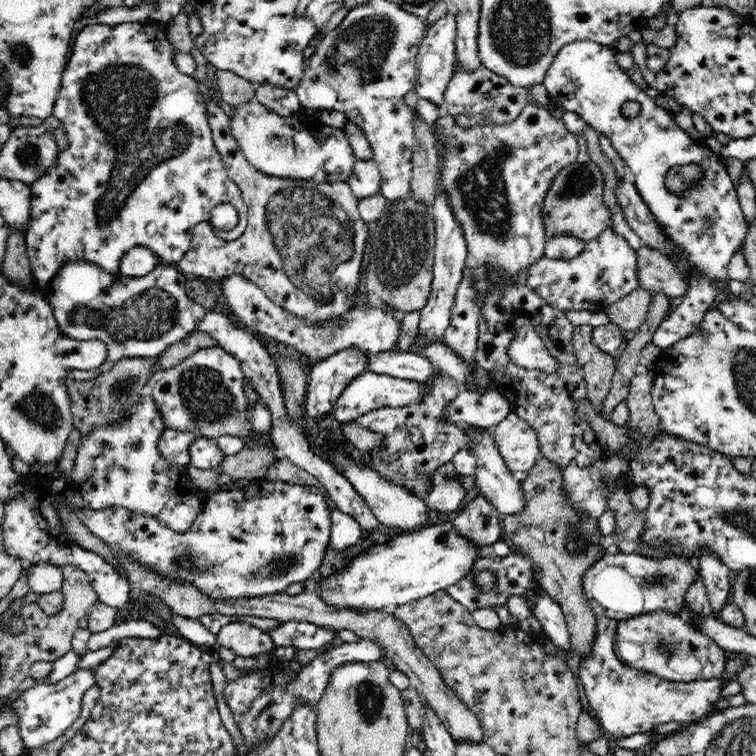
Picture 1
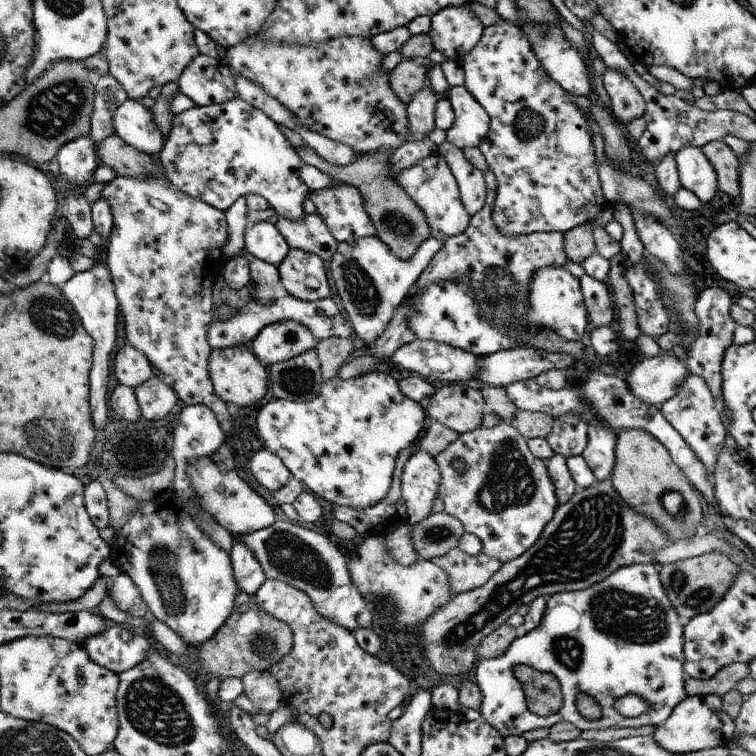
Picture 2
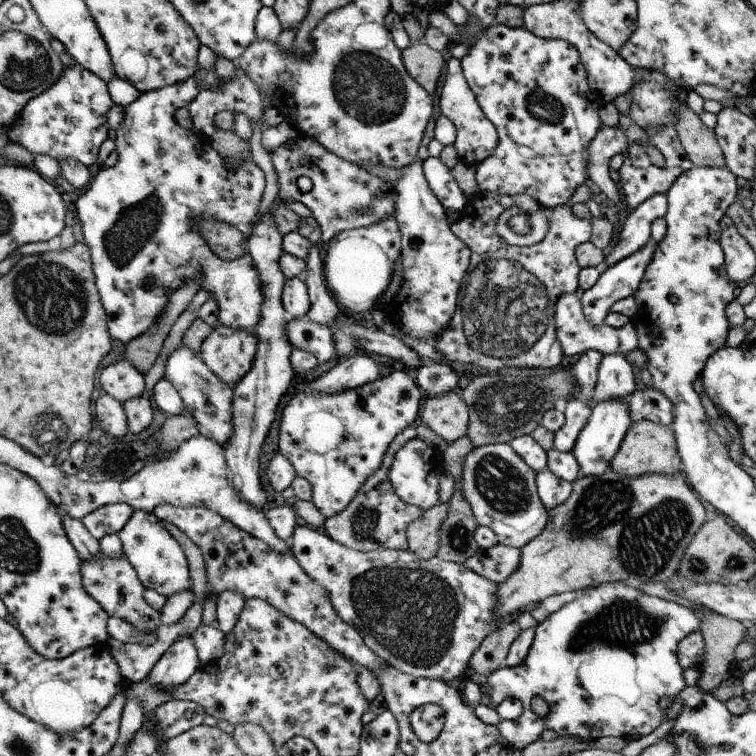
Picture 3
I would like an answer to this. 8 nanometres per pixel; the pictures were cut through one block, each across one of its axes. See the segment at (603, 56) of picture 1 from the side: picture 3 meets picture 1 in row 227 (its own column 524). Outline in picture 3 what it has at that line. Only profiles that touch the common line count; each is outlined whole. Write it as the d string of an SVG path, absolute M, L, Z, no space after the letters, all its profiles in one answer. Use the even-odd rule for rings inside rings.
M605 582L596 588L587 588L586 592L572 600L570 603L564 604L558 611L550 613L542 623L538 623L535 628L535 636L533 638L532 646L528 651L528 656L522 664L514 666L514 668L500 667L494 674L490 674L487 678L488 689L492 706L494 709L506 698L520 700L522 702L523 712L517 719L501 719L497 725L500 734L511 744L512 748L522 750L530 743L536 742L540 739L542 732L545 730L552 730L560 737L563 735L574 737L583 741L596 740L604 736L618 736L619 738L638 738L654 732L658 726L664 721L666 710L660 708L660 698L666 696L670 700L674 700L687 684L684 682L684 669L678 662L677 648L680 640L692 634L695 630L700 628L702 624L702 616L700 612L696 612L694 608L688 608L682 604L674 601L661 599L657 596L648 596L644 594L636 585L628 586L624 582ZM534 696L540 696L544 702L548 704L549 711L544 717L540 717L532 710L530 702Z

